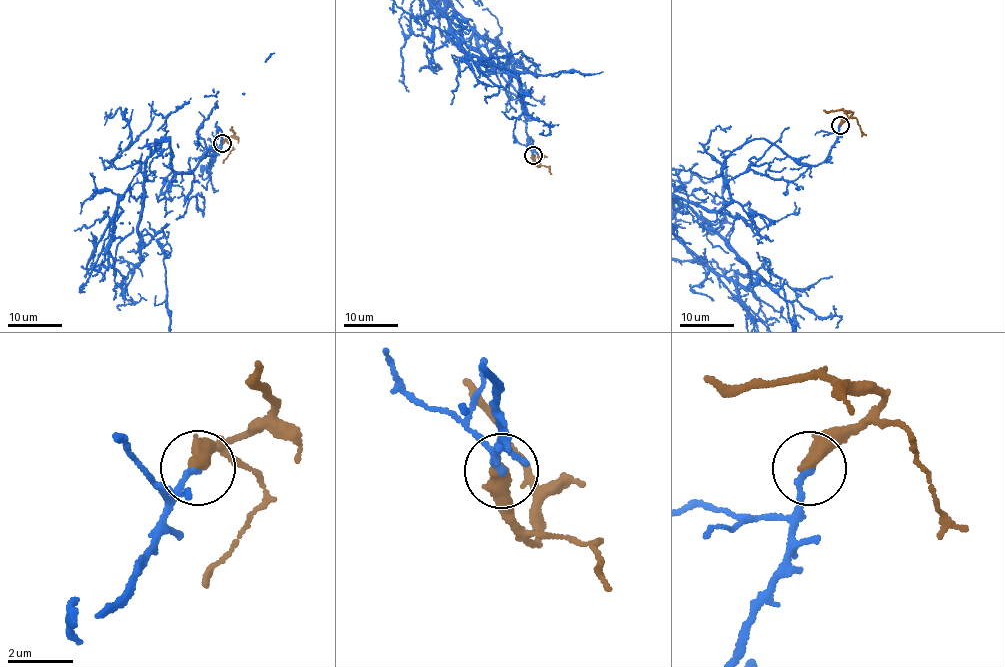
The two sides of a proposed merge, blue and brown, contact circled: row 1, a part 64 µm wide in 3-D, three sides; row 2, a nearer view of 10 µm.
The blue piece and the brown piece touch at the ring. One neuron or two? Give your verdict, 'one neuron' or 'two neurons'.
one neuron

